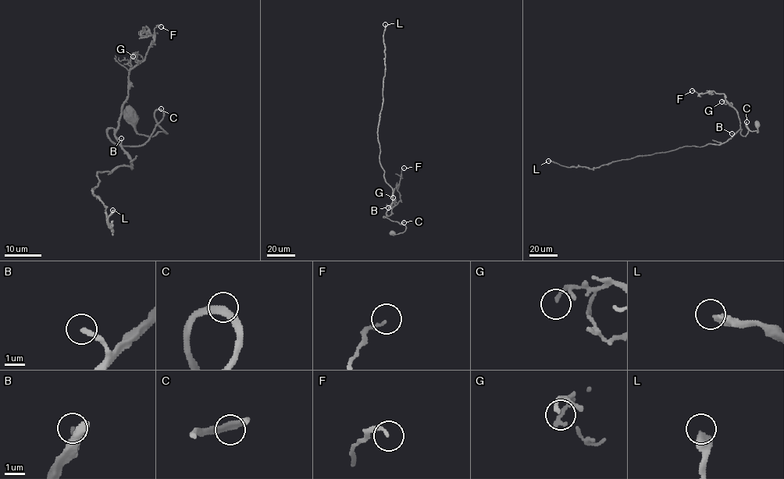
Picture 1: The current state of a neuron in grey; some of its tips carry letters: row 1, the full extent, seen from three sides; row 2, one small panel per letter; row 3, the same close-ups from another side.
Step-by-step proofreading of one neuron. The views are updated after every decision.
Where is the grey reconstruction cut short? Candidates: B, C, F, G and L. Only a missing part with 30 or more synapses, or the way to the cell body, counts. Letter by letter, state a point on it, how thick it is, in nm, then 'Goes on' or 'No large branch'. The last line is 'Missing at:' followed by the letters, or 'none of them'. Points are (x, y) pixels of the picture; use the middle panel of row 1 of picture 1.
B: Place: (388, 207). Thickness 220 nm. No large branch
C: Place: (404, 222). Thickness 280 nm. No large branch
F: Place: (404, 168). Thickness 150 nm. No large branch
G: Place: (393, 197). Thickness 160 nm. No large branch
L: Place: (385, 24). Thickness 360 nm. Goes on
Missing at: L

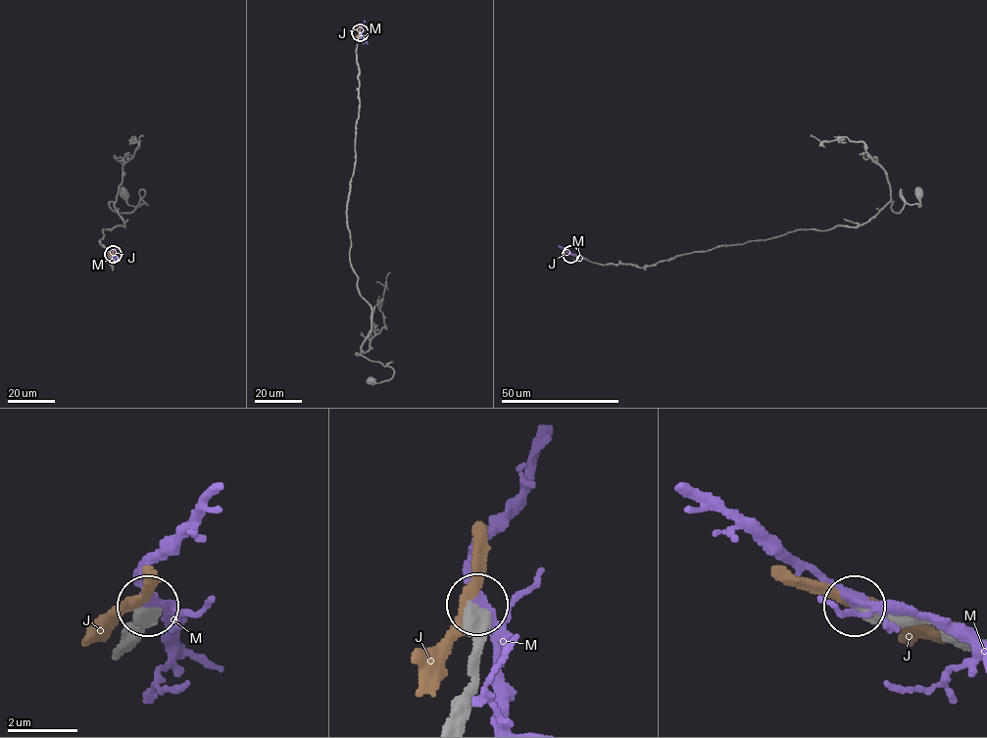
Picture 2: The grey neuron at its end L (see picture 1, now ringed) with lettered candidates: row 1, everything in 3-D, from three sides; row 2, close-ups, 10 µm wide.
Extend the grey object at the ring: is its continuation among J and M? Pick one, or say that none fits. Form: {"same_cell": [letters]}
{"same_cell": []}

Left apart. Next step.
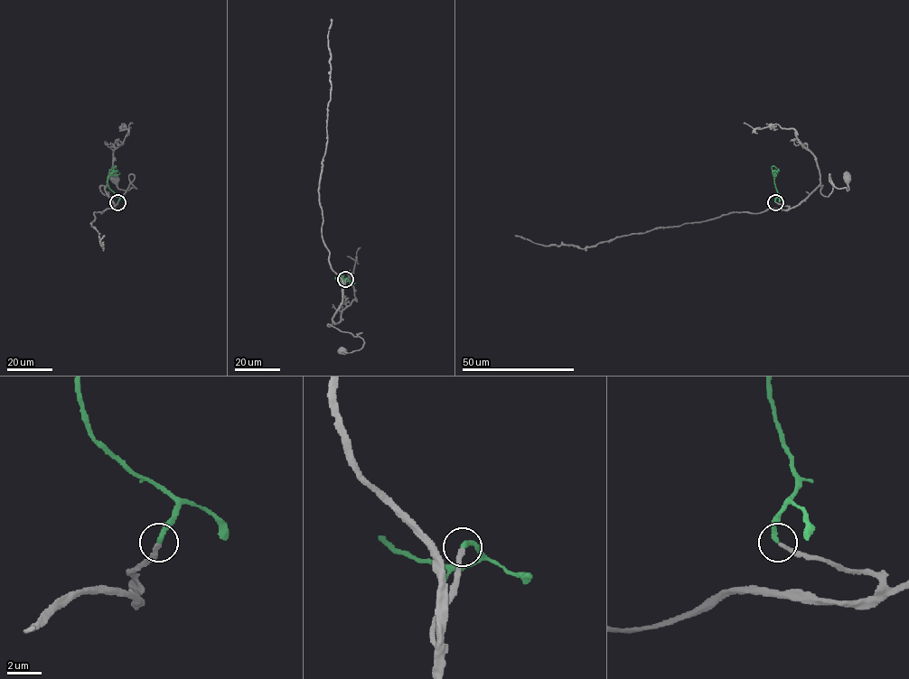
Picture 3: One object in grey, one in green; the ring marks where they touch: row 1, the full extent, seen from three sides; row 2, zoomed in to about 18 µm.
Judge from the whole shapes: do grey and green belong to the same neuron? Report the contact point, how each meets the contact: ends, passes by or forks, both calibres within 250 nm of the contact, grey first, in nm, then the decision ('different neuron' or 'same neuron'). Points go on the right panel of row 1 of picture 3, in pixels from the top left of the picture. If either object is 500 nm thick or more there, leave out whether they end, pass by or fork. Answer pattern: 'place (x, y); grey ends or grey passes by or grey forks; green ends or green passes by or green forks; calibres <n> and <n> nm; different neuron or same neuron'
place (775, 202); grey ends; green ends; calibres 240 and 260 nm; same neuron

